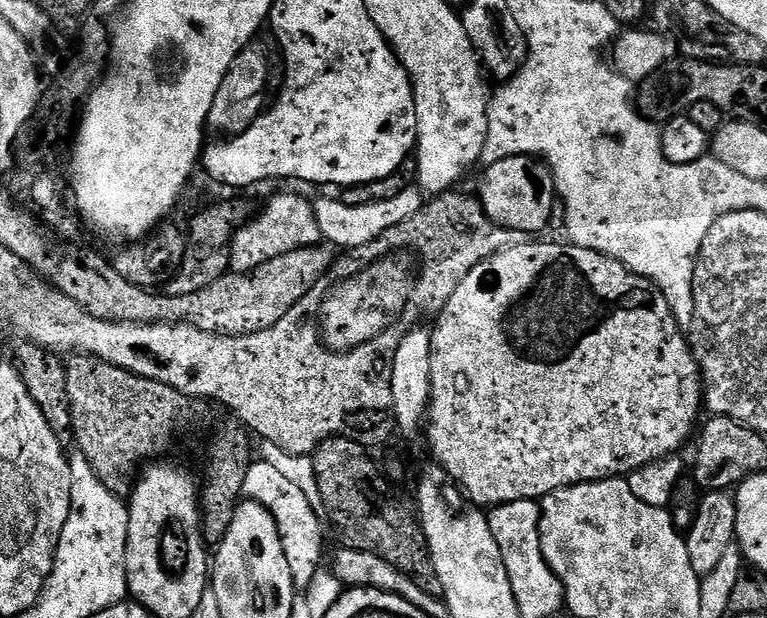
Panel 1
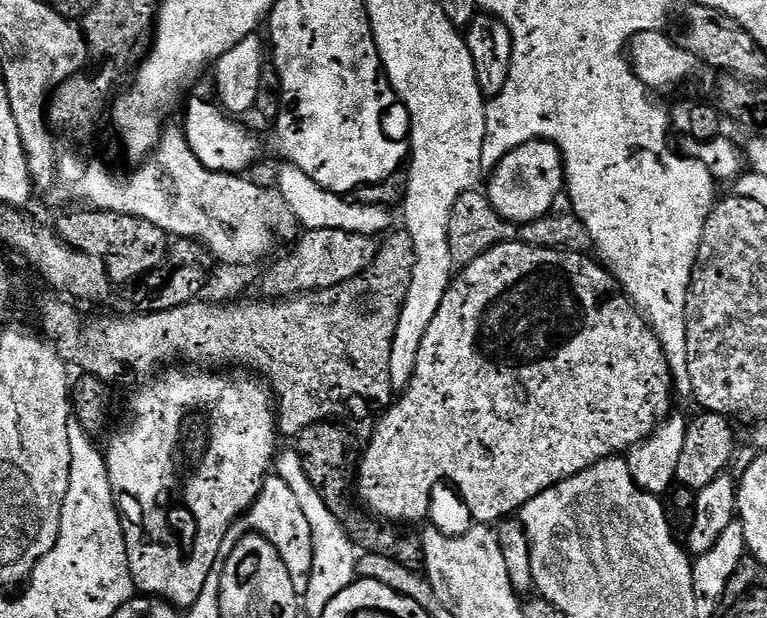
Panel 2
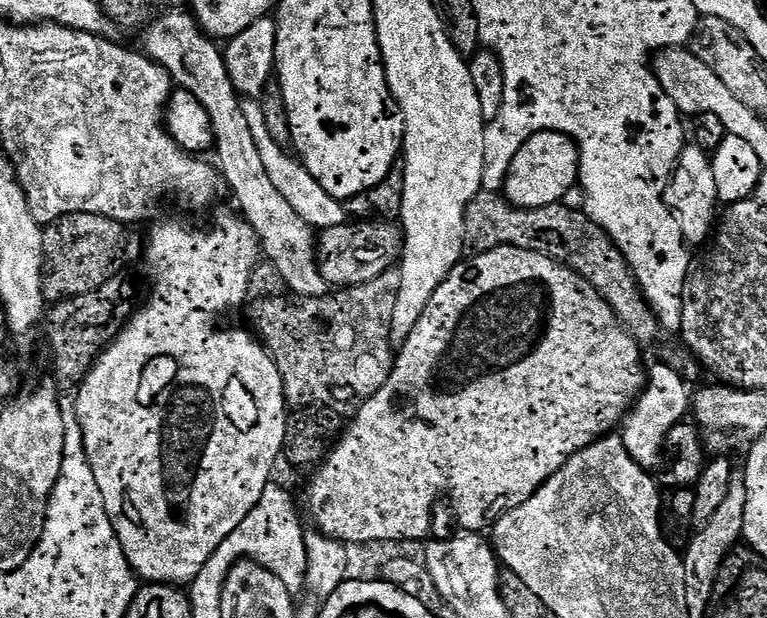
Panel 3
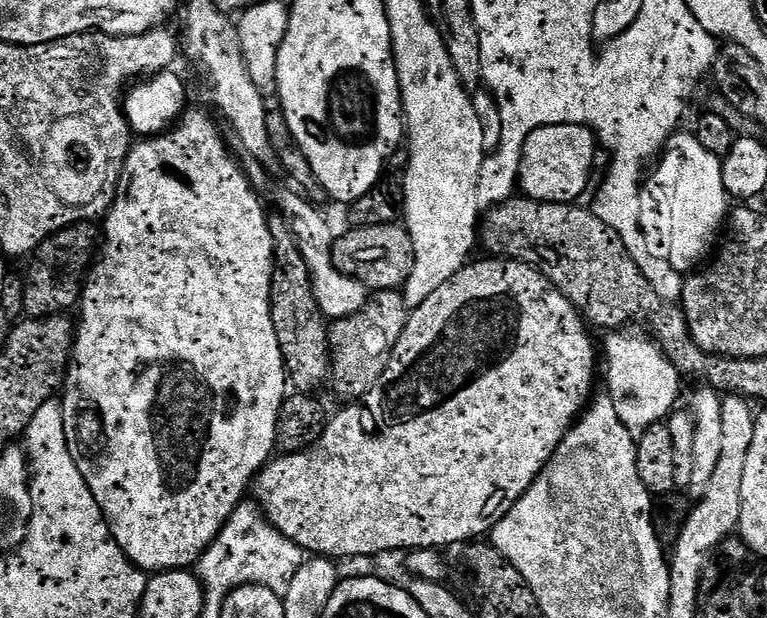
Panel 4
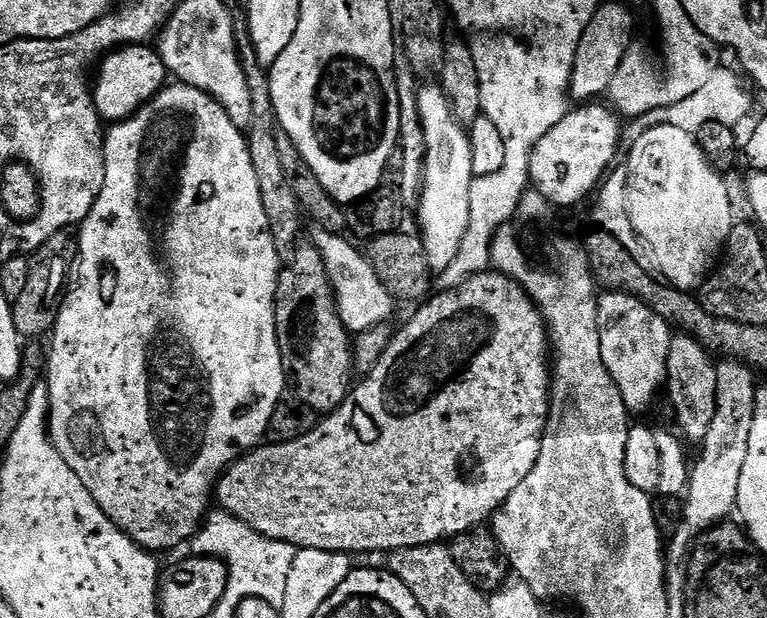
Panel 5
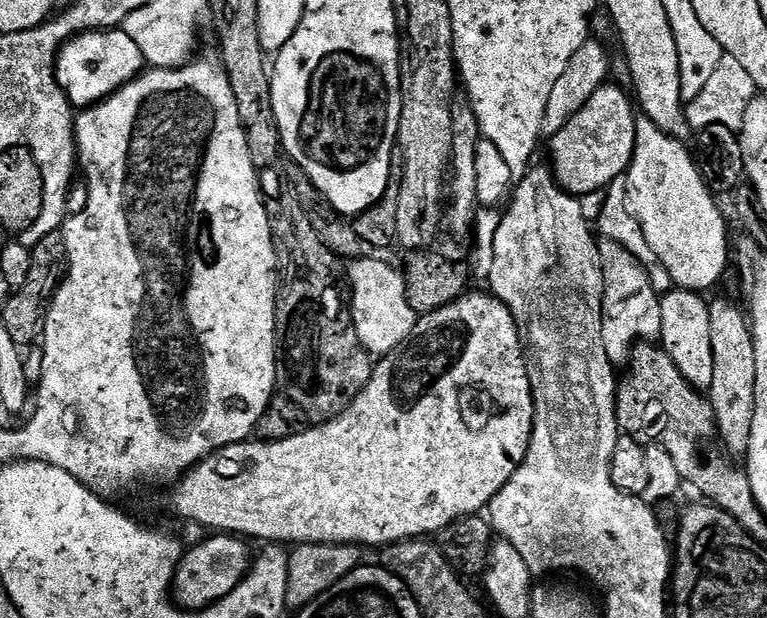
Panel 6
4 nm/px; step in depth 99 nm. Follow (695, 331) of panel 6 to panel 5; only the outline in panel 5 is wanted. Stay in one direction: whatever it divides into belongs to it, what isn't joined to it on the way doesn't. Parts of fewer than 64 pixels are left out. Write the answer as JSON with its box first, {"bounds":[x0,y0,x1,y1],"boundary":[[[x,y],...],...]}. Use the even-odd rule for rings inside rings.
{"bounds":[666,334,718,442],"boundary":[[[676,334],[670,342],[666,370],[668,371],[666,393],[668,392],[668,400],[672,403],[673,410],[676,411],[676,420],[680,423],[681,430],[684,431],[683,439],[703,442],[706,432],[710,430],[718,390],[716,364],[713,357],[699,340],[687,334]]]}

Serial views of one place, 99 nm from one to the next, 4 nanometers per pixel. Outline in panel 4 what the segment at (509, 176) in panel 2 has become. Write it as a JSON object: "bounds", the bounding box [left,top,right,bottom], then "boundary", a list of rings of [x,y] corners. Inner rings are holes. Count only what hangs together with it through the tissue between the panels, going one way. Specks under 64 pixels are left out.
{"bounds":[519,124,596,204],"boundary":[[[555,124],[534,130],[520,149],[519,191],[532,200],[542,202],[571,204],[579,201],[579,196],[588,188],[596,152],[596,136],[590,128],[584,128],[581,124]]]}

